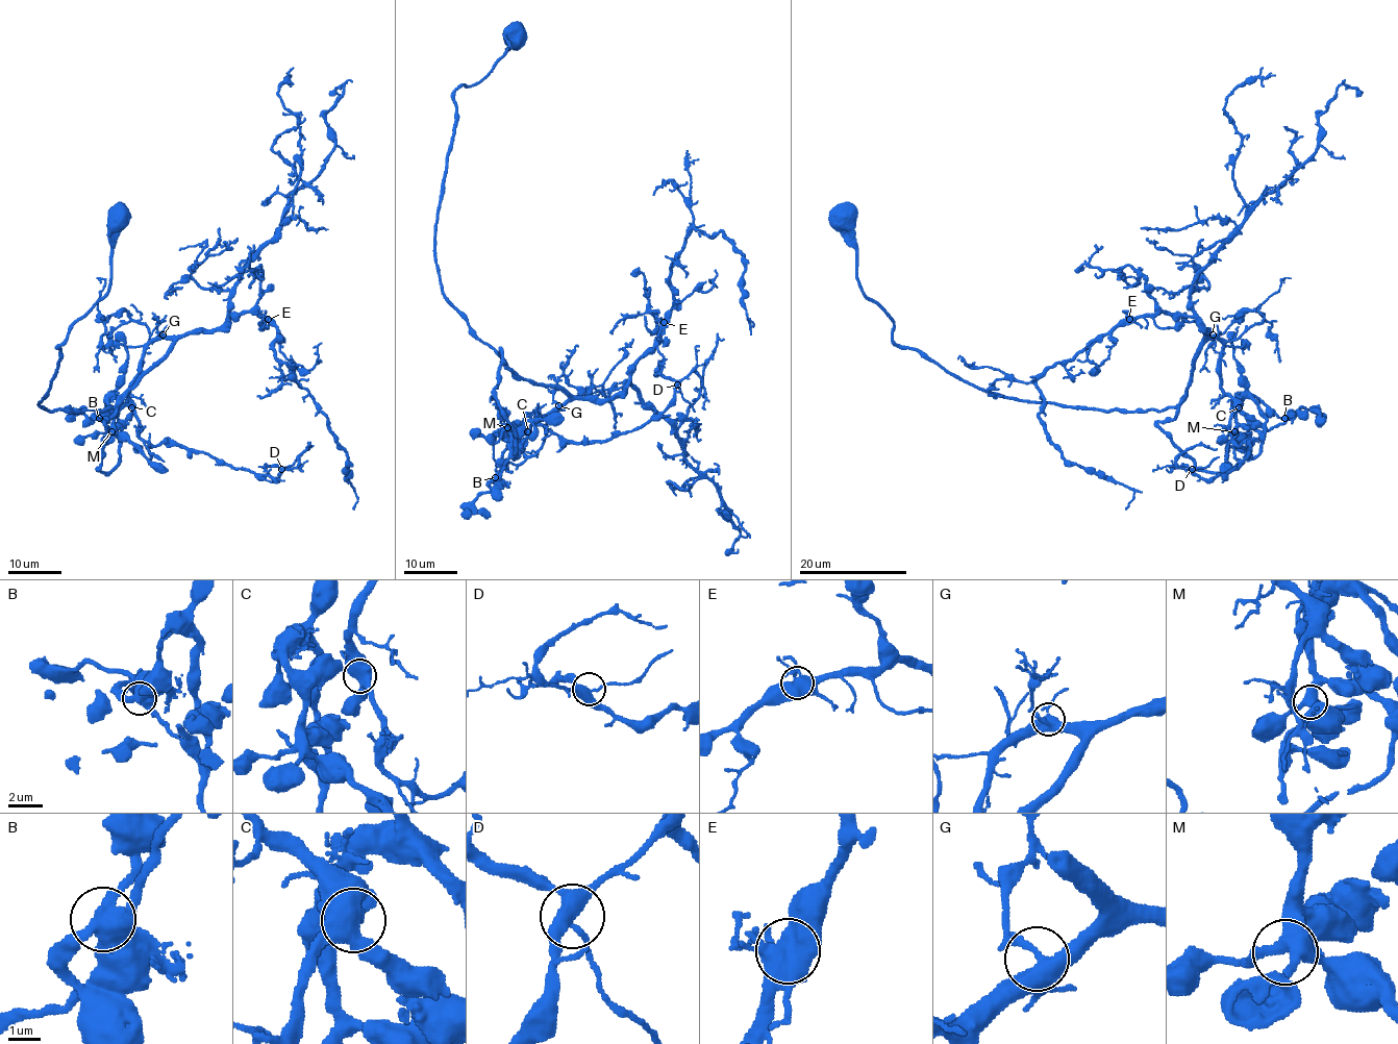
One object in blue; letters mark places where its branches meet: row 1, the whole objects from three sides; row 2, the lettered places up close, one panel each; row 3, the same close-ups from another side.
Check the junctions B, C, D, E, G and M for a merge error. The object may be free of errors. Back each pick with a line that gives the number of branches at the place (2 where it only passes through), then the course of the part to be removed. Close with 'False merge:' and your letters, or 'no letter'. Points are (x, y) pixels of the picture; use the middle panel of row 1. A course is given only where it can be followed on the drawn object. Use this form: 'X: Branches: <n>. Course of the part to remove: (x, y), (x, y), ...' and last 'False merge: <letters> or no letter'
B: Branches: 4. Course of the part to remove: (495, 477), (495, 485), (474, 503), (481, 513), (479, 514)
False merge: B

